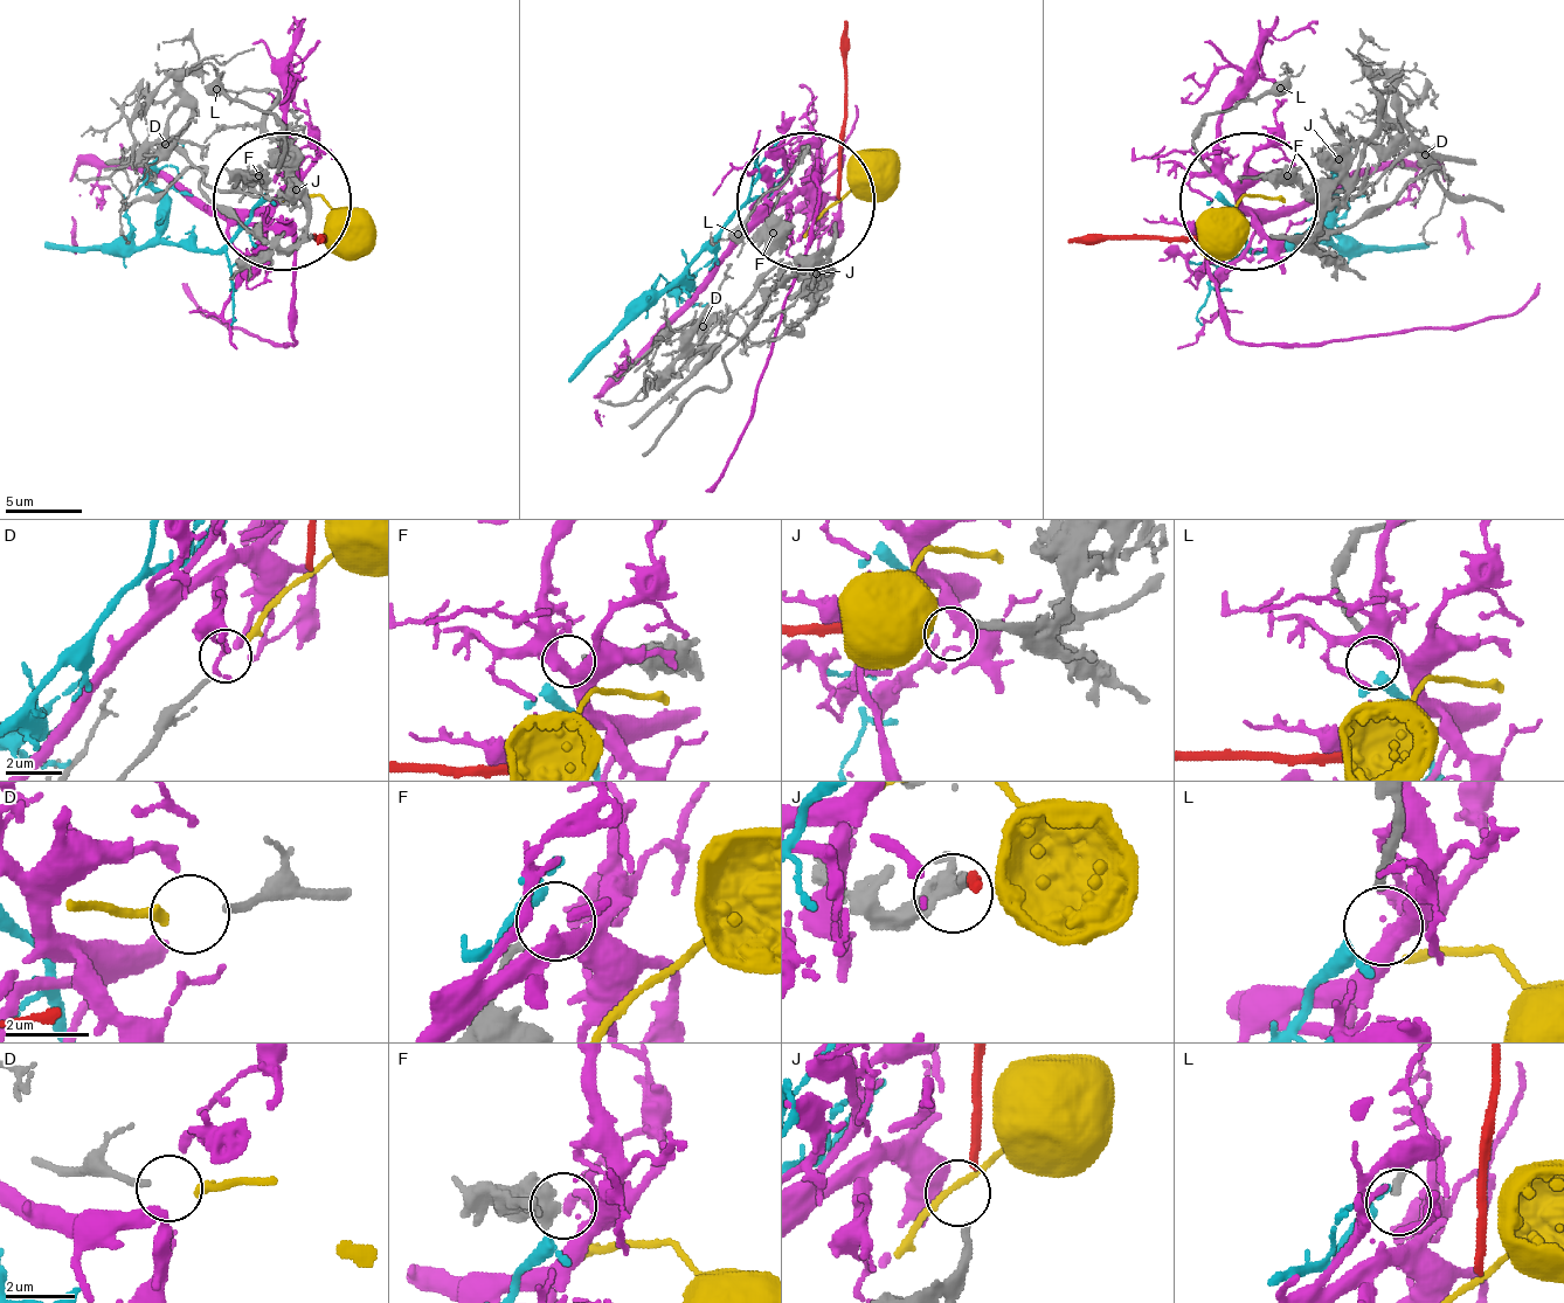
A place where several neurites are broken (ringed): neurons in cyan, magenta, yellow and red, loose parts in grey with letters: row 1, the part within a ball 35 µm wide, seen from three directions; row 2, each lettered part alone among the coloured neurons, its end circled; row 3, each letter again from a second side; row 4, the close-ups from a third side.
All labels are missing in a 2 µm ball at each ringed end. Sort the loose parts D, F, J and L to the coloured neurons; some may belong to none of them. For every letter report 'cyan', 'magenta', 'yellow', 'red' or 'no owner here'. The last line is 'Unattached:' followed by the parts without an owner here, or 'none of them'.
D: yellow
F: no owner here
J: red
L: cyan
Unattached: F

